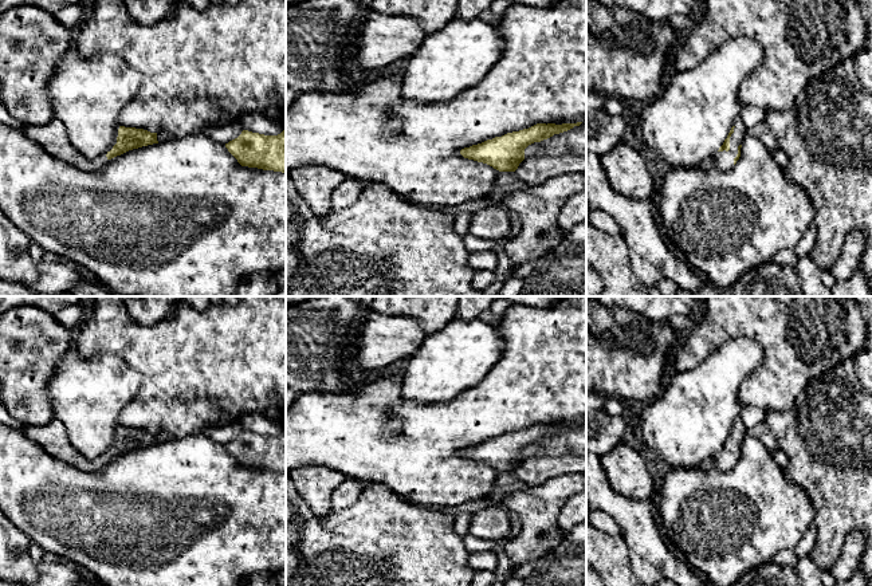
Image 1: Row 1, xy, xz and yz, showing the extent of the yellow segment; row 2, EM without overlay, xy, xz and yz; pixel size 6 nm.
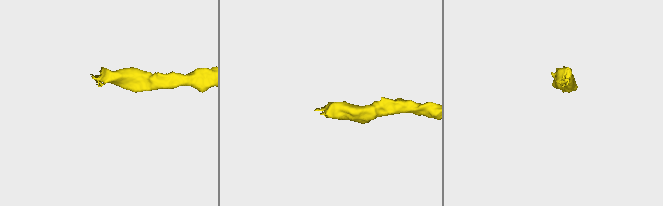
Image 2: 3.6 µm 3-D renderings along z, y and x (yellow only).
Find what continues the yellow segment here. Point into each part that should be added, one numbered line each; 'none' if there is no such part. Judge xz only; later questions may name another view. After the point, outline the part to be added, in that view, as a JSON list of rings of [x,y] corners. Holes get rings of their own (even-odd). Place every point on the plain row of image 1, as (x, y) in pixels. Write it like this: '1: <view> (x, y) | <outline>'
none

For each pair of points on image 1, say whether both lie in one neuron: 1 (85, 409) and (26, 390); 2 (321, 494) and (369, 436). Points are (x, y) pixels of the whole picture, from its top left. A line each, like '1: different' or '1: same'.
1: different
2: different

